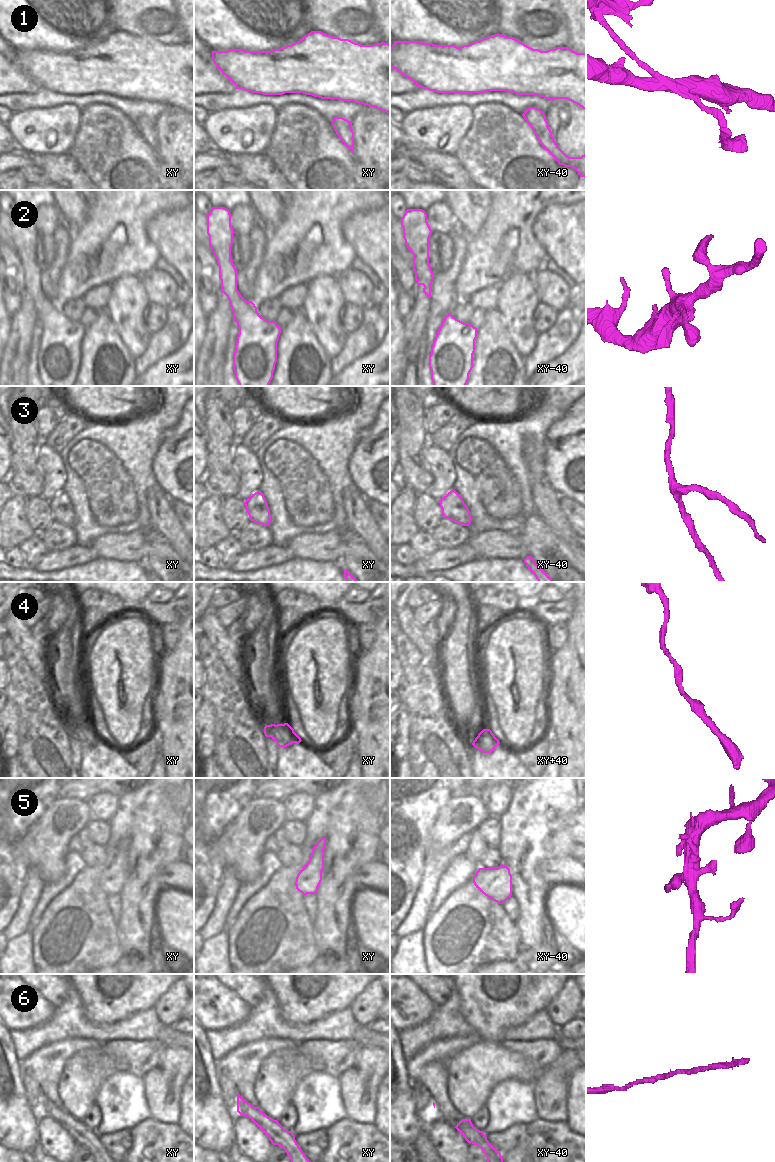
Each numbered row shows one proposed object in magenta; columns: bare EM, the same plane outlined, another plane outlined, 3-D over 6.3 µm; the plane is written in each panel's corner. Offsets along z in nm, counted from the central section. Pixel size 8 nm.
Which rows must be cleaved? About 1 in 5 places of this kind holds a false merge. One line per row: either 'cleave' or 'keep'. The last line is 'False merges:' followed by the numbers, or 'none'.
1: cleave
2: keep
3: keep
4: keep
5: keep
6: keep
False merges: 1

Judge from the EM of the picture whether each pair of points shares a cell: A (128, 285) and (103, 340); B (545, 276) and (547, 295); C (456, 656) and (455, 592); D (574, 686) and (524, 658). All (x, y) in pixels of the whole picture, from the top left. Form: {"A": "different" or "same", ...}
{"A": "different", "B": "same", "C": "same", "D": "different"}

